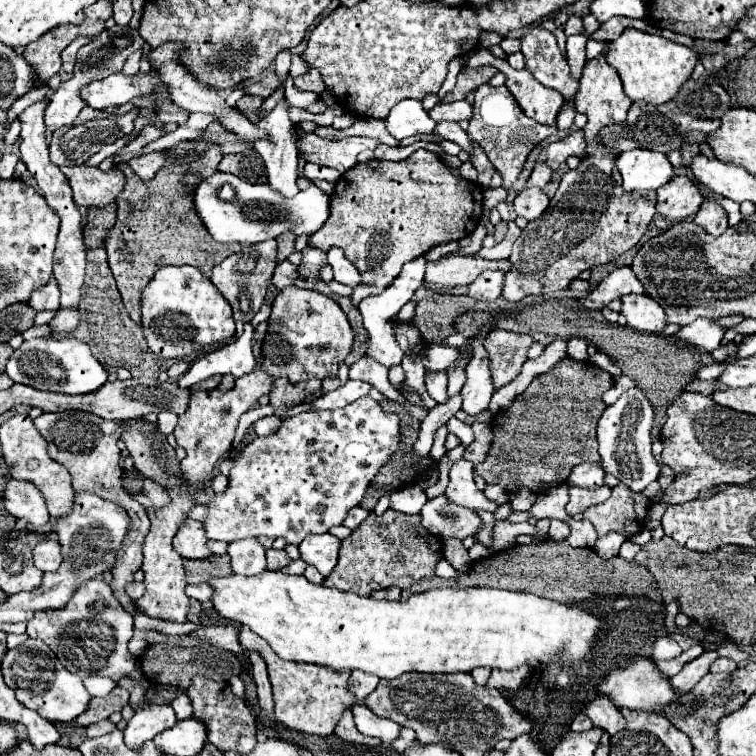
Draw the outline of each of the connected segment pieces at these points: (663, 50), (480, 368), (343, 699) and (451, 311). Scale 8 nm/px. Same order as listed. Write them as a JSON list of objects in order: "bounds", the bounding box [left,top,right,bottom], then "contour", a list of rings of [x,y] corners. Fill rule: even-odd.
[{"bounds":[606,29,696,105],"contour":[[[624,29],[624,33],[612,41],[612,47],[606,55],[606,63],[618,71],[626,95],[632,101],[646,101],[650,105],[672,101],[680,87],[690,79],[696,61],[696,53],[692,53],[686,45],[672,43],[660,35],[638,29]]]},{"bounds":[460,327,494,415],"contour":[[[484,327],[476,337],[474,337],[474,359],[466,367],[466,383],[460,391],[462,395],[462,411],[466,415],[478,415],[488,409],[490,397],[494,393],[492,387],[492,377],[488,369],[488,357],[486,351],[482,349],[480,341],[490,329]]]},{"bounds":[240,627,358,737],"contour":[[[240,627],[240,645],[244,649],[256,649],[266,665],[268,665],[268,677],[272,683],[272,693],[274,693],[274,711],[276,711],[276,721],[282,725],[290,727],[292,731],[304,733],[304,735],[318,735],[318,737],[330,737],[334,733],[334,727],[342,719],[344,711],[350,709],[358,699],[348,691],[347,681],[351,671],[332,671],[332,669],[322,669],[320,665],[302,665],[302,663],[292,663],[292,661],[282,661],[270,645],[256,633],[252,633],[248,627]]]},{"bounds":[412,293,480,343],"contour":[[[432,293],[416,305],[416,315],[412,321],[420,329],[426,343],[442,343],[444,337],[454,333],[454,317],[464,311],[478,309],[478,305],[480,301],[468,295]]]}]

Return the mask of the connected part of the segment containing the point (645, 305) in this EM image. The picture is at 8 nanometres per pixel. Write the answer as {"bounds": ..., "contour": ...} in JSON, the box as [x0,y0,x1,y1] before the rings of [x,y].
{"bounds":[622,295,668,333],"contour":[[[626,295],[622,297],[622,315],[628,325],[636,331],[660,333],[668,325],[664,309],[646,295]]]}

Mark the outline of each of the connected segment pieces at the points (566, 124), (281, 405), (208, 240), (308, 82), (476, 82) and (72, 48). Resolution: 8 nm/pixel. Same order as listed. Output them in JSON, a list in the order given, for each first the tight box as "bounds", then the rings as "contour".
[{"bounds":[556,101,576,133],"contour":[[[564,101],[564,105],[566,105],[566,107],[562,107],[562,109],[560,109],[560,113],[558,113],[556,127],[558,127],[558,131],[562,131],[562,133],[568,133],[568,131],[570,131],[570,127],[574,125],[576,105],[574,105],[574,101]]]},{"bounds":[270,379,322,415],"contour":[[[310,379],[308,383],[290,385],[288,381],[276,381],[274,391],[270,393],[270,405],[274,407],[276,415],[284,415],[292,407],[300,405],[308,395],[316,395],[322,389],[322,381]]]},{"bounds":[106,143,240,325],"contour":[[[208,143],[206,151],[192,163],[174,163],[162,167],[150,183],[144,183],[128,165],[128,161],[120,161],[114,167],[126,177],[126,185],[120,191],[118,203],[118,217],[114,227],[106,237],[106,253],[108,263],[114,273],[118,291],[126,305],[130,319],[142,325],[142,289],[150,283],[158,269],[166,265],[182,265],[190,263],[196,265],[202,273],[210,273],[218,261],[226,259],[230,253],[236,253],[240,245],[222,245],[216,243],[206,227],[202,225],[196,209],[194,209],[194,185],[182,183],[184,175],[212,175],[222,159],[220,145]]]},{"bounds":[294,69,326,93],"contour":[[[311,69],[306,75],[294,79],[294,85],[302,91],[323,93],[326,86],[317,69]]]},{"bounds":[442,65,498,103],"contour":[[[484,65],[484,67],[478,67],[478,69],[472,69],[472,67],[464,67],[458,75],[458,83],[452,91],[446,93],[446,97],[442,99],[444,103],[452,103],[452,101],[458,101],[458,99],[464,99],[468,91],[472,89],[478,89],[480,85],[488,83],[490,77],[494,77],[498,73],[496,67],[490,67],[490,65]]]},{"bounds":[62,37,90,73],"contour":[[[84,37],[74,39],[74,41],[62,51],[62,71],[72,73],[72,69],[74,69],[74,61],[76,61],[76,51],[78,51],[86,41],[90,41],[90,39],[88,39],[88,37],[86,37],[86,39],[84,39]]]}]

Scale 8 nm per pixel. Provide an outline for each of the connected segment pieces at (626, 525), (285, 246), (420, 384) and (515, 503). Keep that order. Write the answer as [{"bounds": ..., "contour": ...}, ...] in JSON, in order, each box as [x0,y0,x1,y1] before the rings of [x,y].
[{"bounds":[582,481,662,539],"contour":[[[654,481],[650,487],[646,487],[646,491],[640,493],[632,491],[624,483],[618,483],[612,489],[610,499],[588,507],[582,515],[596,527],[598,535],[608,535],[614,531],[630,539],[640,529],[644,529],[648,511],[652,503],[660,497],[660,493],[662,489],[658,481]]]},{"bounds":[276,231,294,261],"contour":[[[290,231],[290,233],[282,233],[276,241],[278,241],[278,261],[284,261],[284,259],[288,259],[288,255],[294,251],[294,233]]]},{"bounds":[398,355,438,409],"contour":[[[404,355],[402,369],[404,369],[404,383],[402,383],[402,387],[398,387],[398,391],[402,395],[416,393],[422,399],[422,405],[426,409],[434,409],[438,403],[426,391],[426,383],[424,383],[426,369],[422,365],[422,359],[418,355]]]},{"bounds":[510,487,536,511],"contour":[[[520,487],[520,489],[516,489],[516,491],[510,493],[510,505],[516,511],[530,509],[534,501],[536,501],[536,495],[530,489],[526,489],[526,487]]]}]

